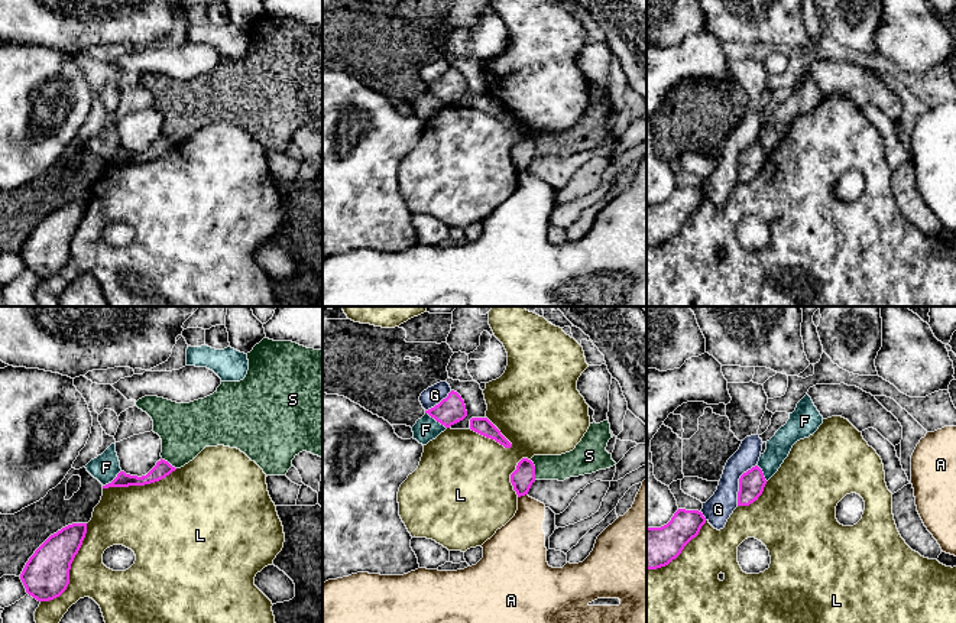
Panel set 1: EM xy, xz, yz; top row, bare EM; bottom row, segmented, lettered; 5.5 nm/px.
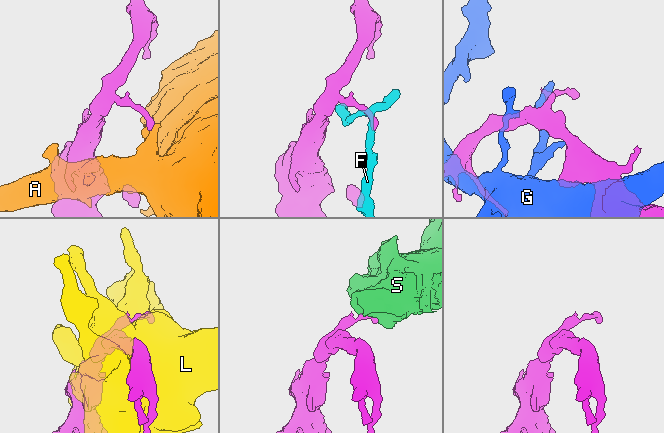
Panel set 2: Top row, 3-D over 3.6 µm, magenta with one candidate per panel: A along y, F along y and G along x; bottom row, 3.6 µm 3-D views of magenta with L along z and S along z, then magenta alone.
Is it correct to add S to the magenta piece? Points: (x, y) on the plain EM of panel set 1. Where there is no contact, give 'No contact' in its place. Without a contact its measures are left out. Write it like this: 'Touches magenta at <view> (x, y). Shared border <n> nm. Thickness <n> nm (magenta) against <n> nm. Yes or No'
Touches magenta at xz (534, 146). Shared border 120 nm. Thickness 120 nm (magenta) against 150 nm. No

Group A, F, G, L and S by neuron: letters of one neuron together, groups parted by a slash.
A / F / G / L / S

